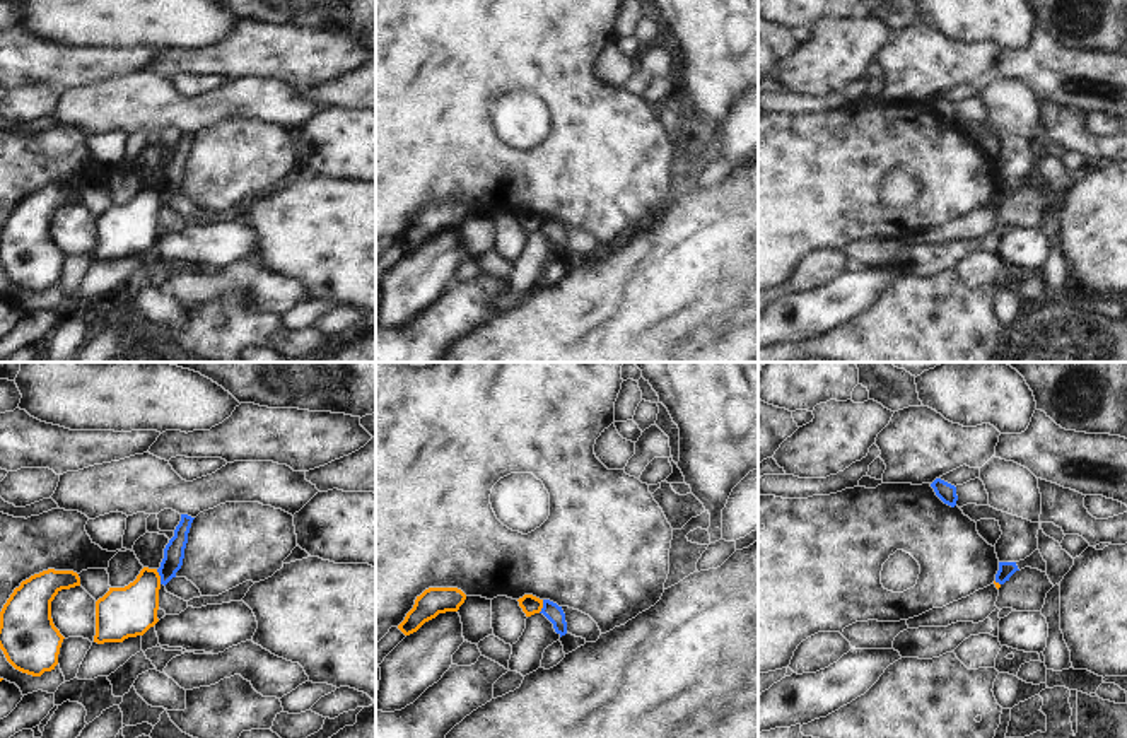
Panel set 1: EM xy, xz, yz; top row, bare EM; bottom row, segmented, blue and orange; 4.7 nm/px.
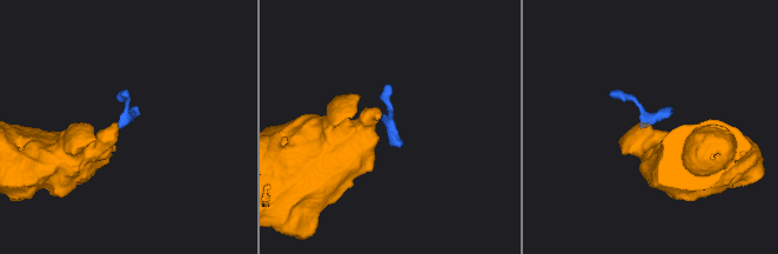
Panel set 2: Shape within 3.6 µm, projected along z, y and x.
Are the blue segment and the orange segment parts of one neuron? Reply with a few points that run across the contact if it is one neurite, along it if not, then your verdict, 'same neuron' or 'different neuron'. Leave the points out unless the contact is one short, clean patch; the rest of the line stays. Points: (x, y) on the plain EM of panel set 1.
line xy (156, 187), (161, 200); different neuron

